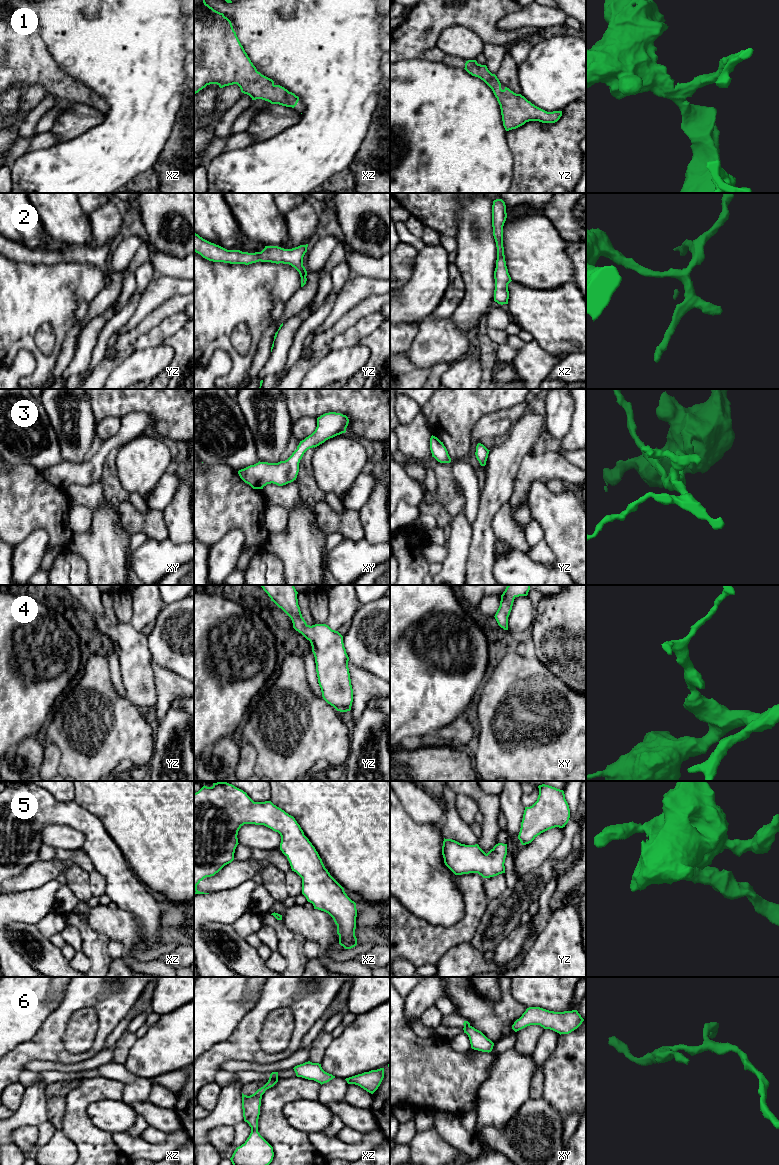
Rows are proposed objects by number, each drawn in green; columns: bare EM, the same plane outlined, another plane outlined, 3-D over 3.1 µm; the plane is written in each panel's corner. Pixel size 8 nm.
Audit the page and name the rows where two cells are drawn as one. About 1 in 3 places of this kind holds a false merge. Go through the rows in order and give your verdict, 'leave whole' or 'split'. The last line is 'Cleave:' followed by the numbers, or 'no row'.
1: leave whole
2: leave whole
3: leave whole
4: leave whole
5: leave whole
6: split
Cleave: 6

